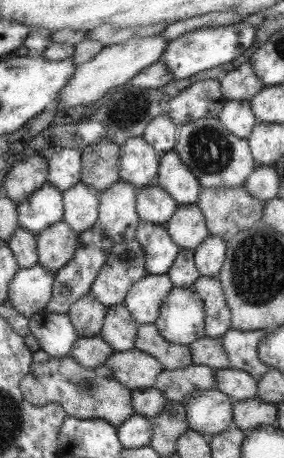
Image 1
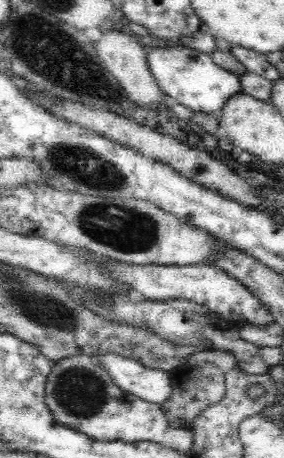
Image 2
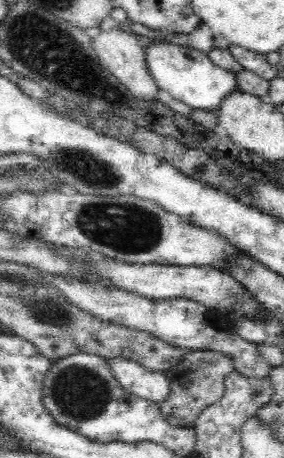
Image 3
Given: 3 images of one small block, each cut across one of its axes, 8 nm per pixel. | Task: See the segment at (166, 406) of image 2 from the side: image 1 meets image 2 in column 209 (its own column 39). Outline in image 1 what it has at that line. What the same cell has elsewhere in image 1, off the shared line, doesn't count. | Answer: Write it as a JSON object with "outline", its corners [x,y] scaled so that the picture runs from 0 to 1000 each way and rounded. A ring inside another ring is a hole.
{"outline":[[[130,764],[116,773],[109,808],[102,817],[74,830],[74,856],[81,869],[130,886],[165,886],[165,882],[208,882],[236,913],[278,913],[278,917],[363,917],[384,921],[391,930],[426,930],[447,913],[468,904],[468,882],[461,882],[461,852],[426,843],[405,825],[405,817],[363,795],[363,799],[285,799],[257,782],[187,782],[151,764]]]}

